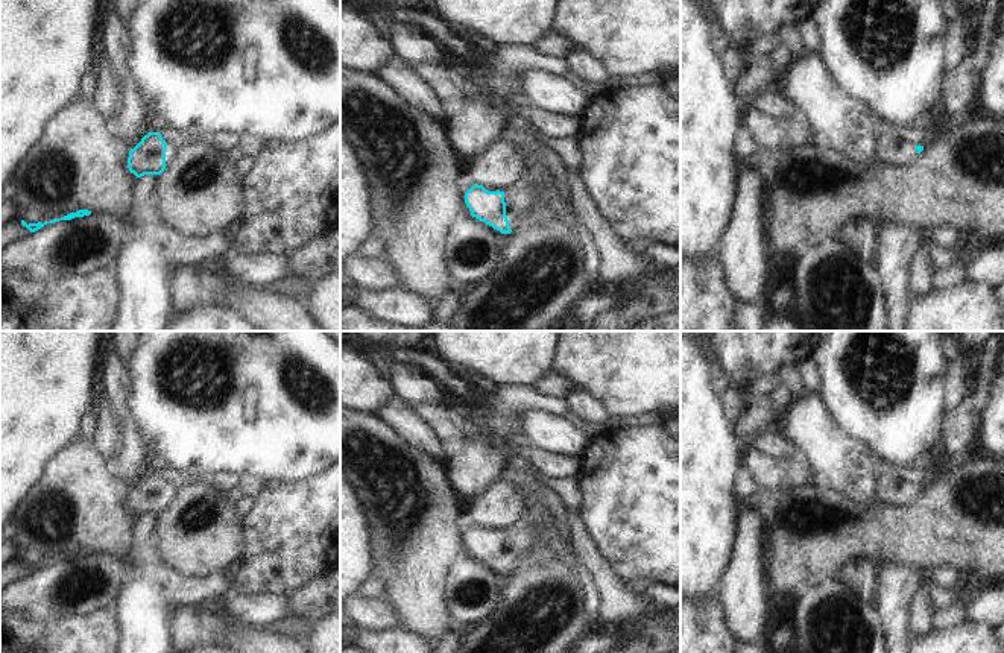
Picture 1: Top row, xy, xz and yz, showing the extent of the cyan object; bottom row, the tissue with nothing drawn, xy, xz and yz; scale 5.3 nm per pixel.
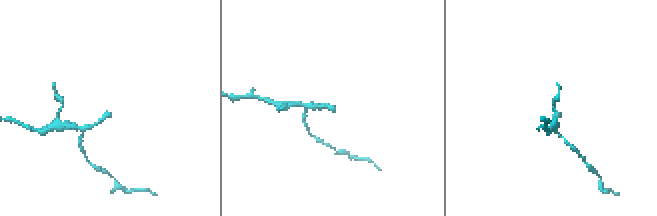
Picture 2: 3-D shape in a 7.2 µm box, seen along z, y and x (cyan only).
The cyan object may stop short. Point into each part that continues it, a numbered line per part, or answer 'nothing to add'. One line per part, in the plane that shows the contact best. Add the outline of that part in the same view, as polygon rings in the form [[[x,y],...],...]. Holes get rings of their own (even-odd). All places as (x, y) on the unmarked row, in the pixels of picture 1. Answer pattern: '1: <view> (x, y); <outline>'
1: xz (550, 532); [[[553,512],[545,519],[526,516],[521,522],[504,532],[504,542],[509,563],[541,542],[554,551],[554,557],[560,563],[567,563],[573,569],[579,565],[557,512]]]

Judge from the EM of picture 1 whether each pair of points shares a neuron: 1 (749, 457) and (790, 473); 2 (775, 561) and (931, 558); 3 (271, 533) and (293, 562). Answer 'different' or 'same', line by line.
1: same
2: same
3: same

